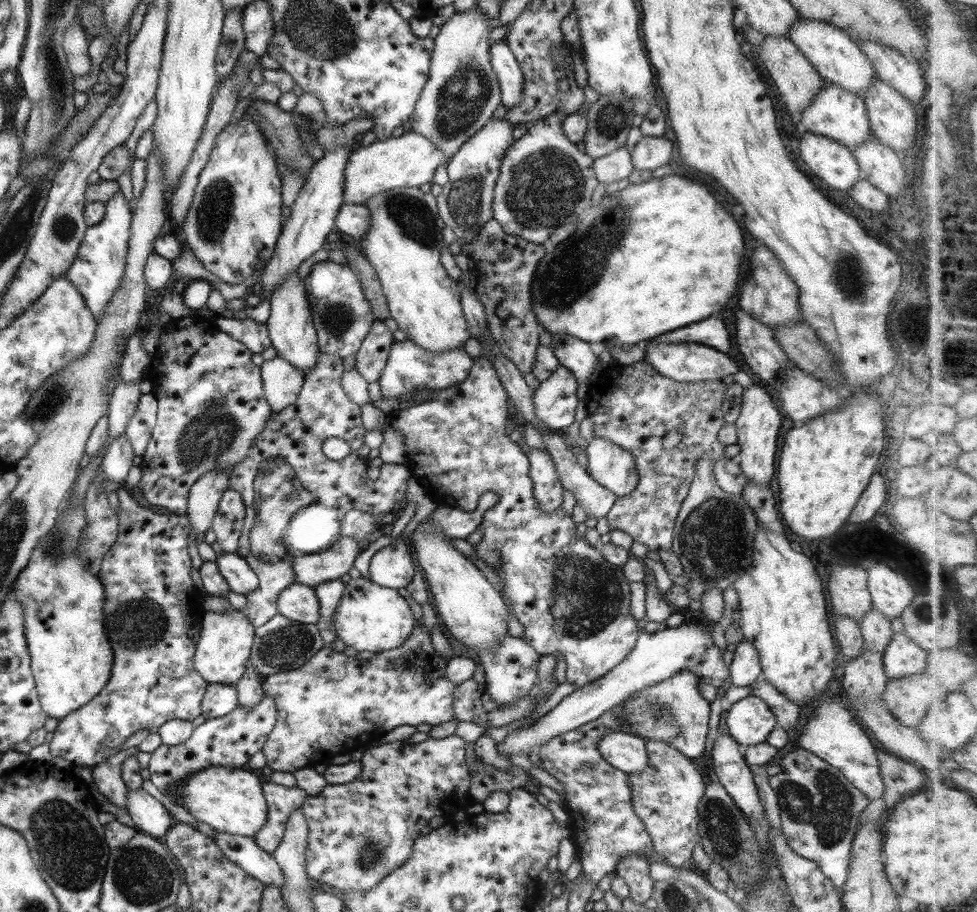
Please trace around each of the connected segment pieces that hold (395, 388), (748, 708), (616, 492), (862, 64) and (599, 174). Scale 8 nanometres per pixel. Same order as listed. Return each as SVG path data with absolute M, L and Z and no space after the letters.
M405 339L394 341L391 345L385 368L379 375L378 385L381 396L389 400L392 397L403 399L411 390L441 390L463 382L472 365L472 359L463 349L431 353L415 343Z
M749 694L735 703L727 705L725 726L727 726L728 734L731 735L731 738L741 746L741 749L744 749L748 746L765 742L767 735L776 727L776 720L773 711L761 698Z
M592 436L587 441L586 473L597 485L616 498L628 496L637 485L638 474L631 455L605 438Z
M797 16L787 32L787 38L811 63L824 82L835 84L845 92L862 96L865 88L876 78L871 61L860 51L858 44L851 41L843 30L831 24L821 20L803 20Z
M623 146L609 154L595 158L594 173L597 182L608 186L609 183L628 178L632 171L629 152L630 149Z

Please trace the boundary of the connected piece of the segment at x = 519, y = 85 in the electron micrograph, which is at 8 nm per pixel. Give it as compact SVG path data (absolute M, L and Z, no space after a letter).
M503 41L495 42L490 46L489 64L497 77L500 103L509 110L518 106L523 93L523 76L517 61Z

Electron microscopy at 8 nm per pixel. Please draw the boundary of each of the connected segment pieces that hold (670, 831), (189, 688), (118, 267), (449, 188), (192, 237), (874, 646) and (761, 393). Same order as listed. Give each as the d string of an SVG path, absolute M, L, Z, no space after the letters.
M658 738L646 740L647 766L639 772L627 772L627 783L631 789L631 809L633 813L641 819L649 839L651 839L651 850L661 854L668 864L680 868L683 863L690 862L691 852L695 844L700 842L697 836L697 810L701 796L705 790L705 784L701 780L699 772L696 770L690 758L685 757L675 747Z
M125 488L117 490L116 493L119 500L119 513L117 515L118 534L111 548L105 551L96 575L104 591L103 617L105 617L105 624L103 625L105 625L105 629L107 629L107 639L109 639L111 653L113 653L113 666L111 666L109 680L107 680L105 686L99 691L99 694L83 706L77 708L77 710L65 715L61 720L57 720L56 729L52 732L53 739L51 742L48 742L49 752L52 757L59 756L59 758L63 758L63 760L68 760L72 765L89 768L95 767L95 765L105 761L105 759L121 750L122 743L125 739L129 738L131 734L134 734L138 730L149 730L153 728L153 726L160 727L163 723L171 719L189 722L195 720L200 714L201 698L203 698L206 686L208 685L205 679L202 679L201 675L193 668L193 656L196 644L187 637L187 630L189 630L190 626L193 627L195 624L201 622L204 614L202 608L203 597L193 586L193 582L189 576L191 560L187 552L187 536L191 527L188 518L185 515L171 513L154 514L151 508L137 505L130 495L127 494Z
M115 191L115 195L104 206L103 219L93 226L87 227L81 244L79 244L77 257L65 272L65 277L81 294L89 313L91 313L91 318L95 322L99 321L99 317L103 317L105 303L111 299L113 291L117 290L119 283L121 283L123 269L125 269L127 241L129 241L131 234L129 229L132 205L125 201L121 191Z
M491 118L483 127L470 136L446 162L447 183L442 186L441 193L436 196L437 214L445 226L453 231L455 240L461 244L469 244L473 234L481 230L481 226L491 219L491 198L493 188L499 174L499 165L507 147L513 143L512 129L506 120Z
M244 113L240 120L226 125L215 136L207 162L197 176L193 198L187 208L185 220L181 224L182 240L187 243L187 247L205 270L225 284L239 285L242 288L249 283L249 277L253 272L263 269L263 266L267 265L272 258L283 224L280 212L281 179L277 175L272 153L259 127L254 124L249 114Z
M871 608L859 622L864 646L871 652L883 652L891 638L891 624L876 609Z
M752 384L743 389L741 400L739 416L734 422L737 434L736 444L739 445L737 464L748 482L768 486L775 466L775 452L777 452L775 440L781 426L781 414L775 408L769 393L759 385Z

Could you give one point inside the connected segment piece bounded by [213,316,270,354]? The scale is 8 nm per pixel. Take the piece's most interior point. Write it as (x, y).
(253, 335)

